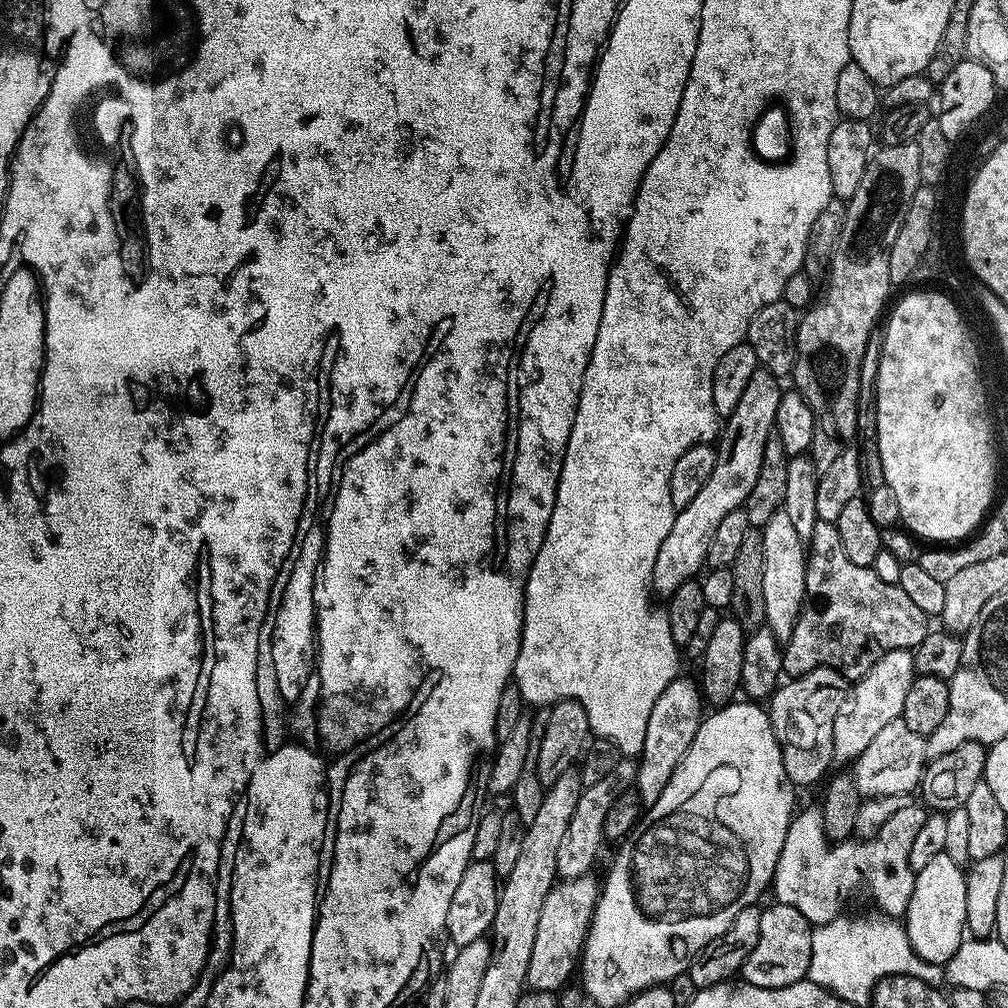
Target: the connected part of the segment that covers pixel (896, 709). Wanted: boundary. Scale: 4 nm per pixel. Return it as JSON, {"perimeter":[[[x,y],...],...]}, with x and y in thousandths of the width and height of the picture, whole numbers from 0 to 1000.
{"perimeter":[[[896,643],[875,649],[860,669],[848,676],[843,693],[831,704],[831,712],[827,712],[825,753],[830,759],[844,759],[882,716],[894,713],[895,700],[899,700],[899,688],[906,674],[907,651],[902,644]]]}

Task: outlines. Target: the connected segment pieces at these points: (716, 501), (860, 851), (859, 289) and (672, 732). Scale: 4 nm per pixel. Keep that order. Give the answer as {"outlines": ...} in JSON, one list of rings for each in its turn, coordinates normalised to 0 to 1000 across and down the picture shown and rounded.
{"outlines":[[[[757,363],[751,364],[736,395],[732,395],[732,403],[728,403],[728,407],[717,418],[718,430],[714,433],[714,440],[709,441],[708,470],[704,470],[700,482],[696,482],[696,486],[688,490],[685,502],[672,507],[665,522],[665,530],[661,530],[661,538],[657,538],[653,546],[645,576],[646,586],[650,590],[652,587],[656,593],[667,591],[673,581],[695,570],[704,546],[704,534],[708,534],[708,526],[712,526],[716,514],[720,514],[724,506],[737,504],[742,497],[744,486],[748,486],[748,478],[752,478],[752,466],[756,466],[756,446],[760,442],[760,435],[764,435],[770,424],[776,388],[774,381],[775,378],[768,370]]],[[[904,796],[883,809],[867,831],[853,836],[847,833],[834,834],[824,840],[826,843],[810,849],[801,846],[802,841],[810,837],[809,827],[802,825],[801,819],[794,815],[787,817],[782,821],[778,842],[770,856],[767,890],[775,897],[787,899],[809,919],[832,910],[835,887],[847,884],[857,872],[860,881],[869,890],[871,901],[882,910],[894,910],[901,901],[909,874],[908,866],[900,863],[901,848],[905,845],[907,831],[911,831],[911,823],[915,823],[922,809],[920,801]]],[[[837,252],[831,254],[831,260],[827,261],[829,274],[819,275],[821,288],[817,292],[817,300],[811,301],[793,314],[790,322],[790,361],[784,374],[785,380],[790,380],[787,381],[789,388],[802,396],[808,411],[804,451],[811,469],[823,466],[827,454],[831,454],[831,450],[848,438],[855,351],[859,351],[859,339],[878,313],[882,301],[881,289],[886,285],[883,280],[883,256]]],[[[679,669],[665,675],[661,685],[653,688],[653,696],[649,696],[649,704],[645,704],[645,716],[641,716],[641,736],[637,736],[629,771],[629,784],[634,787],[640,800],[653,796],[657,784],[661,784],[661,776],[669,772],[673,756],[681,752],[681,744],[685,744],[685,736],[688,736],[688,728],[692,728],[696,713],[694,698],[696,699],[695,680],[691,676],[689,679]]]]}

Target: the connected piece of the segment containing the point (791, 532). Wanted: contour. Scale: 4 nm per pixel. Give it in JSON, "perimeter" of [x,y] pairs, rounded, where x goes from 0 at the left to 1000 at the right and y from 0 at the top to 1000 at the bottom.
{"perimeter":[[[778,507],[768,510],[757,524],[756,534],[756,597],[758,618],[773,637],[781,637],[800,598],[800,536],[788,526]]]}

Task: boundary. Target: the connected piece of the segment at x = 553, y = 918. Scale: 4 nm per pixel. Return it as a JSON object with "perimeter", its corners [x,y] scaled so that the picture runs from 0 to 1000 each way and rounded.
{"perimeter":[[[575,871],[566,875],[553,876],[546,883],[542,895],[538,899],[538,911],[534,911],[534,927],[530,927],[530,943],[526,945],[526,962],[524,963],[523,979],[536,984],[549,984],[567,968],[567,963],[572,963],[579,942],[579,934],[583,931],[583,921],[587,918],[587,908],[591,902],[593,881],[587,877],[578,877]]]}

